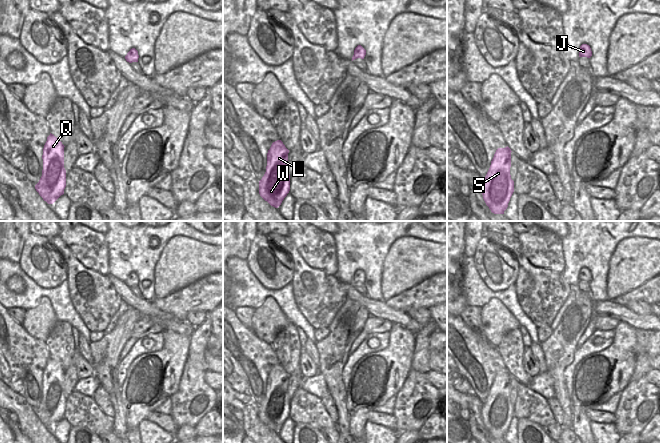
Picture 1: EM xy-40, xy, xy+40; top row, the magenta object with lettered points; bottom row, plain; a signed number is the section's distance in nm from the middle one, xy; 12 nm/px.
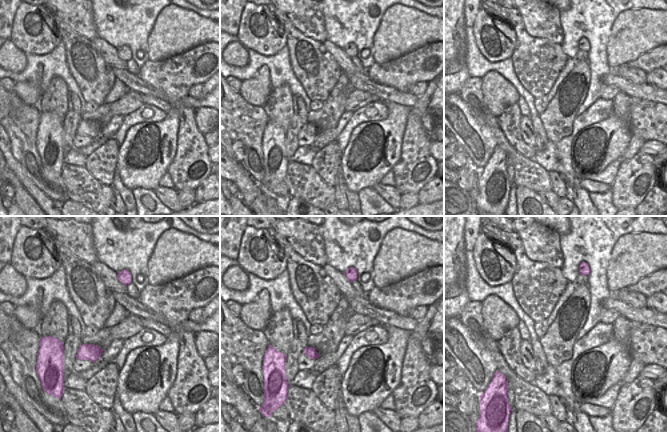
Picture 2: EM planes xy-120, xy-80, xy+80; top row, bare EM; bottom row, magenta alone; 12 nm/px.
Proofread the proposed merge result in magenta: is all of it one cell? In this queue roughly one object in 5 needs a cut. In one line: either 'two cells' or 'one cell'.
one cell

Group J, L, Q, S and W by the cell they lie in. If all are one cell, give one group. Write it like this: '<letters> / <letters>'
J L Q S W

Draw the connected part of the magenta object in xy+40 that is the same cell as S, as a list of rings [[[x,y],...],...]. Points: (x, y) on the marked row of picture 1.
[[[508,146],[498,148],[483,178],[483,199],[494,214],[504,214],[514,192],[514,181],[510,175],[511,152]]]

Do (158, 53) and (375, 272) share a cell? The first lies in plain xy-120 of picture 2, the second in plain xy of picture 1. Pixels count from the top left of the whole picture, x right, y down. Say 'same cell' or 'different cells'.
different cells

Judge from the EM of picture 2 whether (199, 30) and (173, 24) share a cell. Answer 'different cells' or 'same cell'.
same cell

